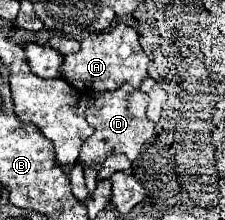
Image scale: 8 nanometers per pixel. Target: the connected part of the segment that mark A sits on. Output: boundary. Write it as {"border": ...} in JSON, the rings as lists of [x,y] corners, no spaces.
{"border":[[[125,23],[115,25],[113,29],[93,33],[81,41],[79,53],[67,55],[63,61],[63,77],[69,85],[83,93],[115,91],[123,83],[131,83],[135,89],[141,87],[141,81],[147,77],[147,55],[139,45],[137,31]]]}

